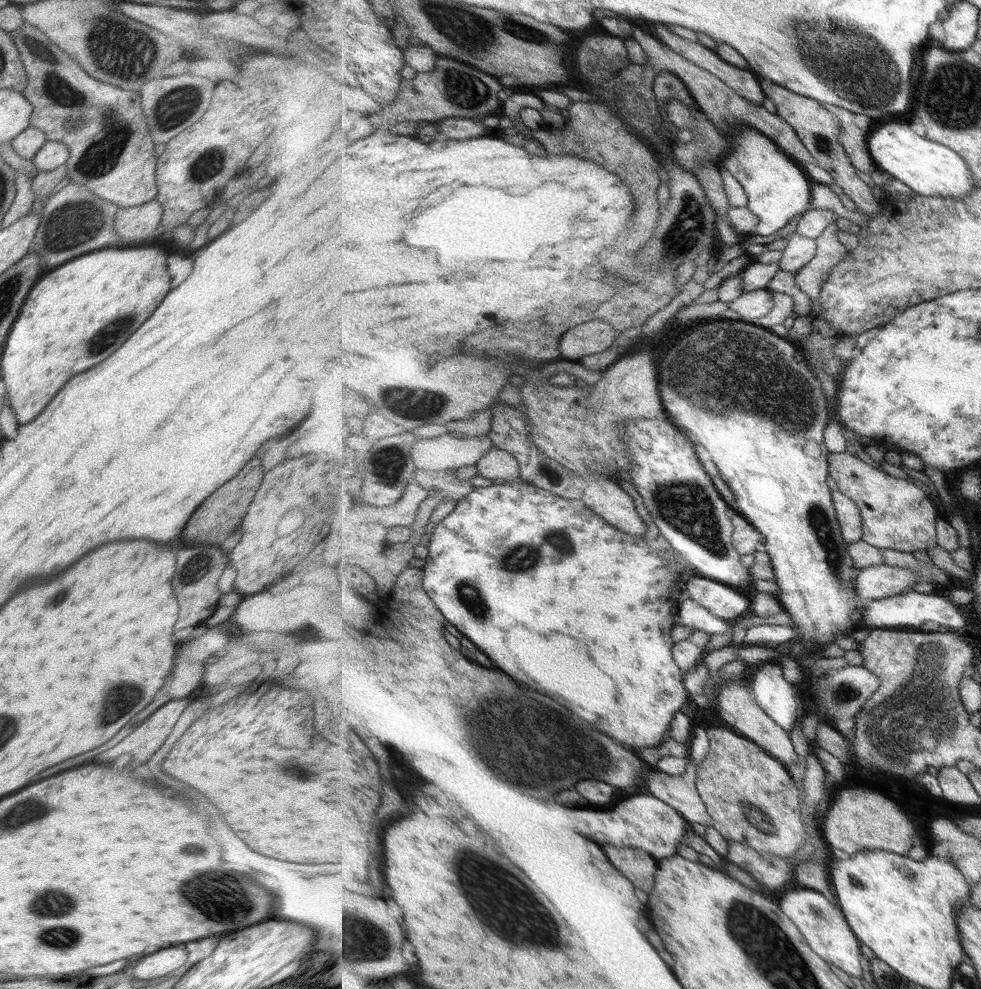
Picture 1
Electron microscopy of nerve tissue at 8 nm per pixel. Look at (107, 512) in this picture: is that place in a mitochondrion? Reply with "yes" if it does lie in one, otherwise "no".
no

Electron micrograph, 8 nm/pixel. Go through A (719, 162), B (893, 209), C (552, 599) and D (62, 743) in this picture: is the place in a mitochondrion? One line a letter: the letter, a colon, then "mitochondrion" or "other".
A: other
B: other
C: other
D: other

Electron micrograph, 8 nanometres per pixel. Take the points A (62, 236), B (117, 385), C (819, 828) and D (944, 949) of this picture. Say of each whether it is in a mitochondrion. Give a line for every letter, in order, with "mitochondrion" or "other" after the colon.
A: mitochondrion
B: other
C: other
D: other

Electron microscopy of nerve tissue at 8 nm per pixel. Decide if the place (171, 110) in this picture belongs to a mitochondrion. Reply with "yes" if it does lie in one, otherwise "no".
yes

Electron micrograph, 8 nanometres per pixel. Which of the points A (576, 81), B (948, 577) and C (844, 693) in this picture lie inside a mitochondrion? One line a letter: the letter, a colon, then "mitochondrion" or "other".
A: other
B: other
C: mitochondrion

